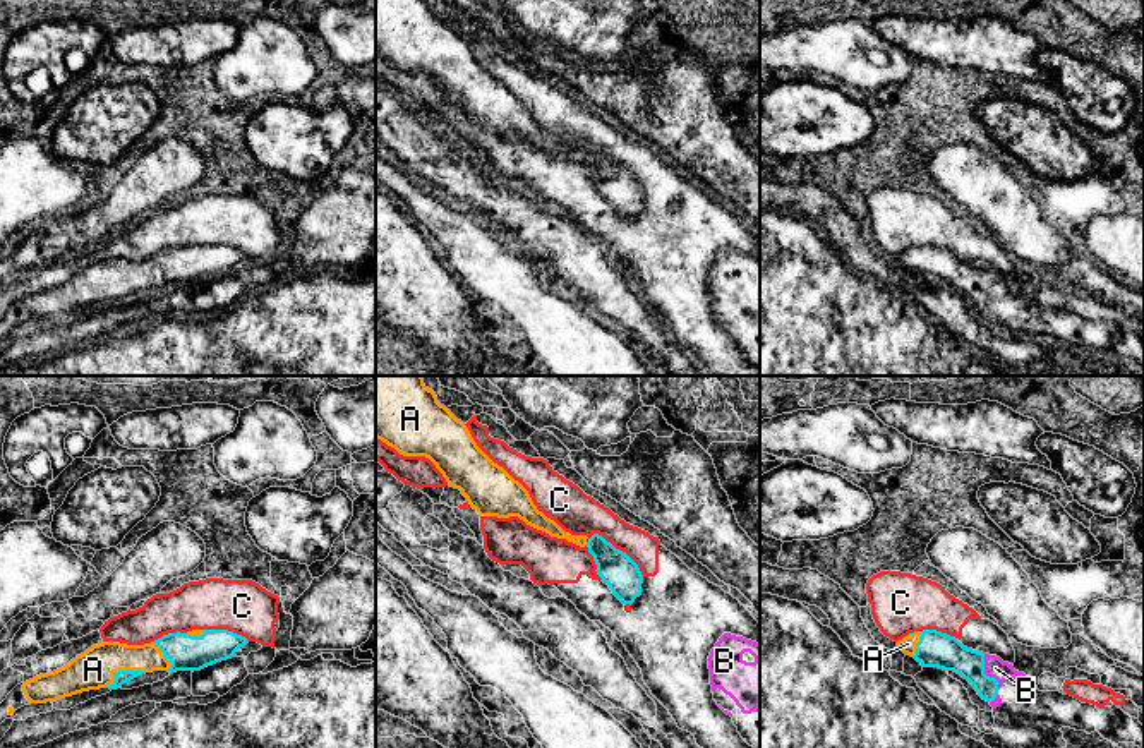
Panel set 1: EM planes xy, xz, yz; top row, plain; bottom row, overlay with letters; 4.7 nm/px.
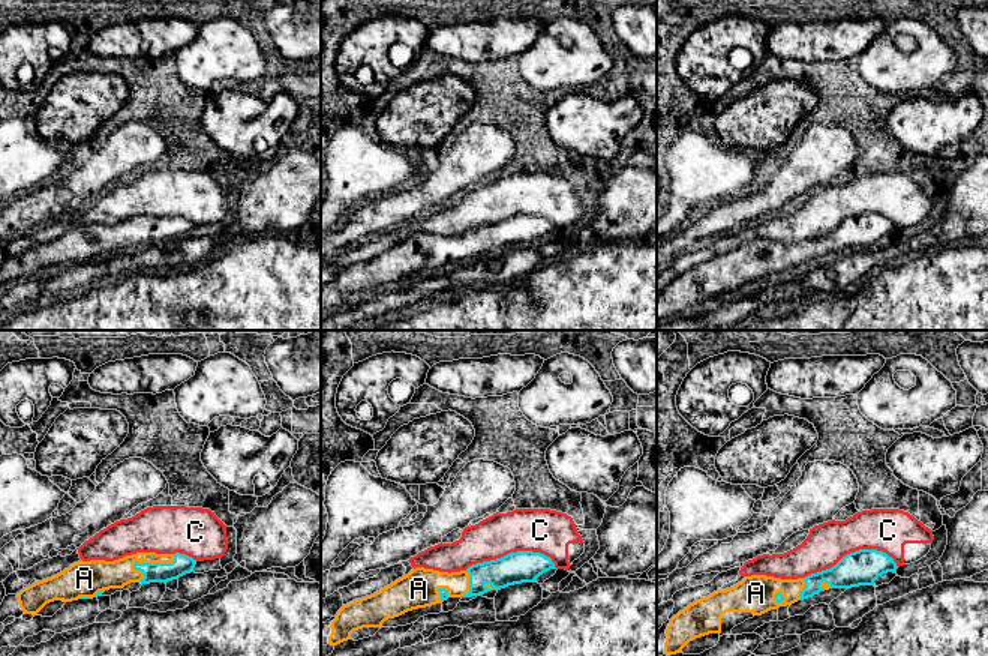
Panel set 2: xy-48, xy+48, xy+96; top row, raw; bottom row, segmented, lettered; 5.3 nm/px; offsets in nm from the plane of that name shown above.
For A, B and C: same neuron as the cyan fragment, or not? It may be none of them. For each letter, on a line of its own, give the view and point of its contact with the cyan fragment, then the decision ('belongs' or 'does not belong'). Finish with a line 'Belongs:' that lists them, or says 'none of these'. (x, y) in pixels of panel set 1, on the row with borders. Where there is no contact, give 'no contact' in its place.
A: xy (122, 671) | belongs
B: yz (983, 673) | belongs
C: xz (618, 549) | does not belong
Belongs: A, B

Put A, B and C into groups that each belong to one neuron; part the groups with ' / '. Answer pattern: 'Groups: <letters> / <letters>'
Groups: A B / C

